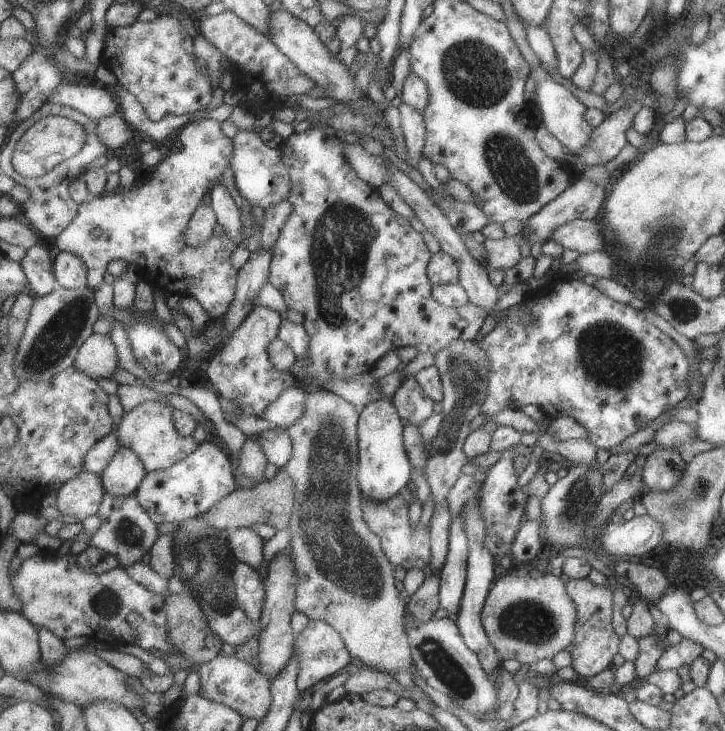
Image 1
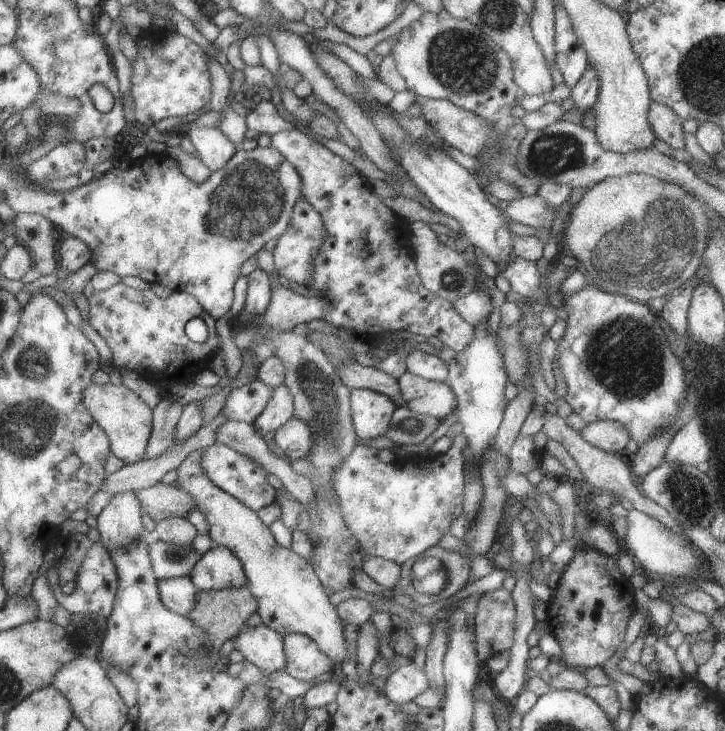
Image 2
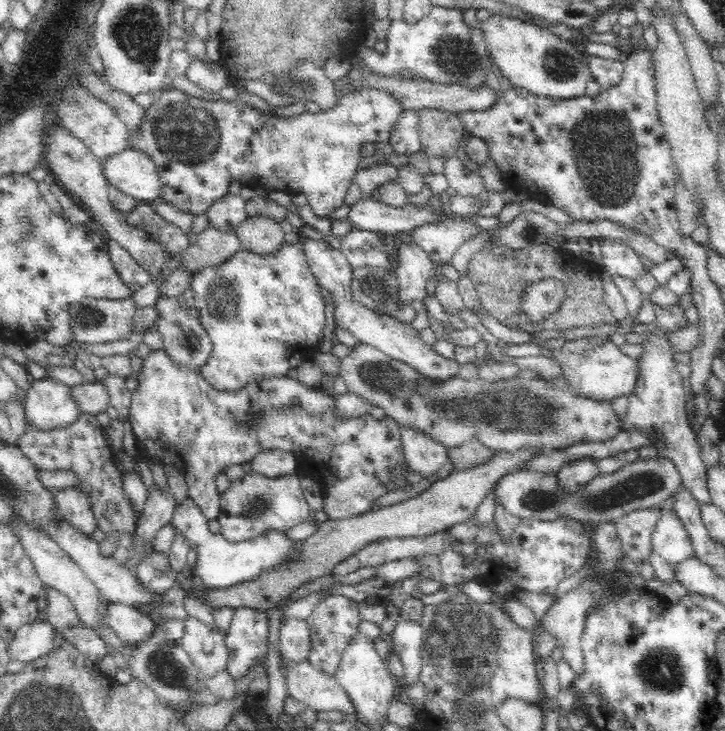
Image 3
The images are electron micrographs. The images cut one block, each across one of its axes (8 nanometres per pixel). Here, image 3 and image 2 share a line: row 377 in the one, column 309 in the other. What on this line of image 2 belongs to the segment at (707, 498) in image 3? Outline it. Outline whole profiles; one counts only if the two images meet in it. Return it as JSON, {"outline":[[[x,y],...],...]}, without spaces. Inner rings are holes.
{"outline":[[[292,633],[284,638],[288,664],[286,672],[301,681],[315,681],[337,675],[338,665],[307,634]]]}

